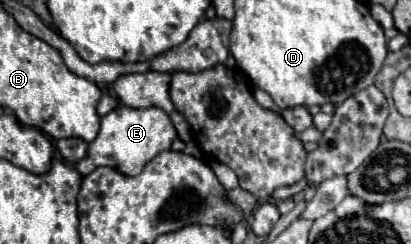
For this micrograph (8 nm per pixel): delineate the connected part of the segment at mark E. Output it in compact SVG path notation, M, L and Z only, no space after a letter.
M118 105L114 111L102 117L100 133L98 137L90 143L88 155L76 163L76 169L82 175L92 173L96 167L112 167L120 171L122 175L134 177L138 175L144 165L154 159L160 151L170 149L172 141L176 137L176 129L170 121L170 117L158 109L158 107L148 107L148 109L130 109L124 105Z

